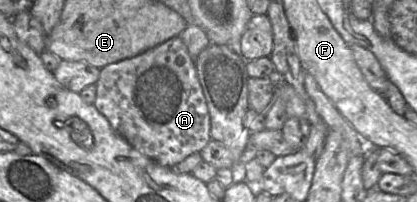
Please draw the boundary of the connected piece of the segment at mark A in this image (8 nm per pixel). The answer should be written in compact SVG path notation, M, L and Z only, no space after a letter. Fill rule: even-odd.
M177 36L132 58L106 65L100 69L96 82L95 108L108 120L112 129L135 150L171 168L194 153L199 153L211 139L208 105L198 80L194 59Z

